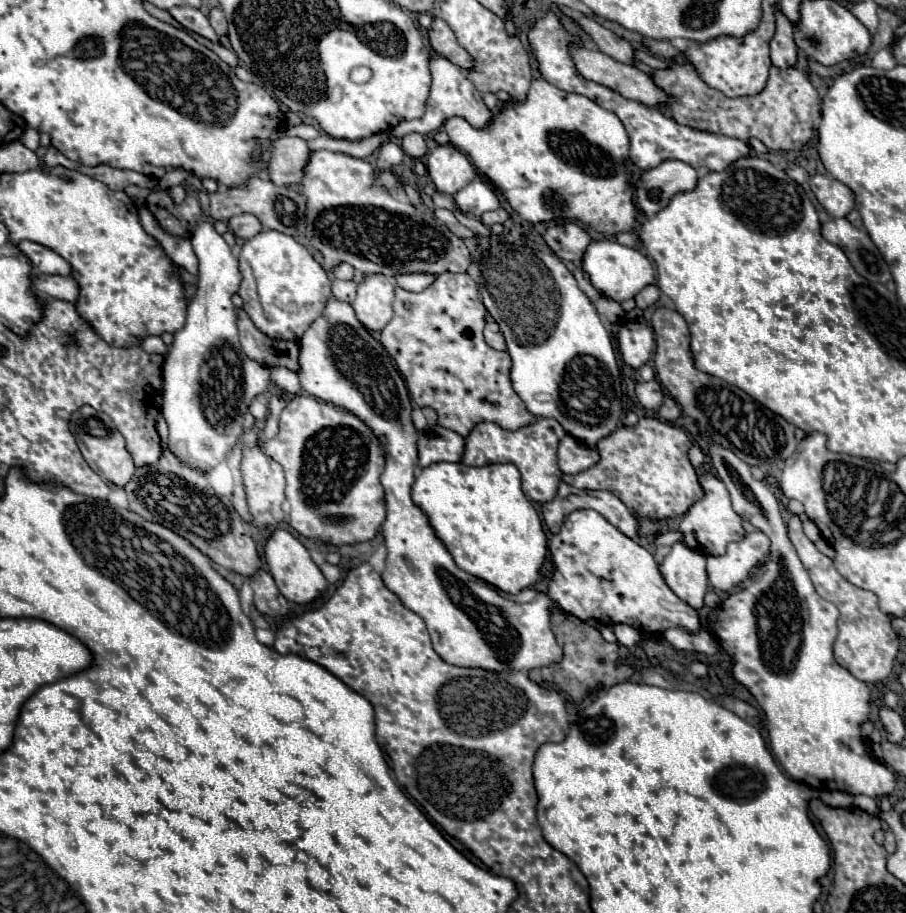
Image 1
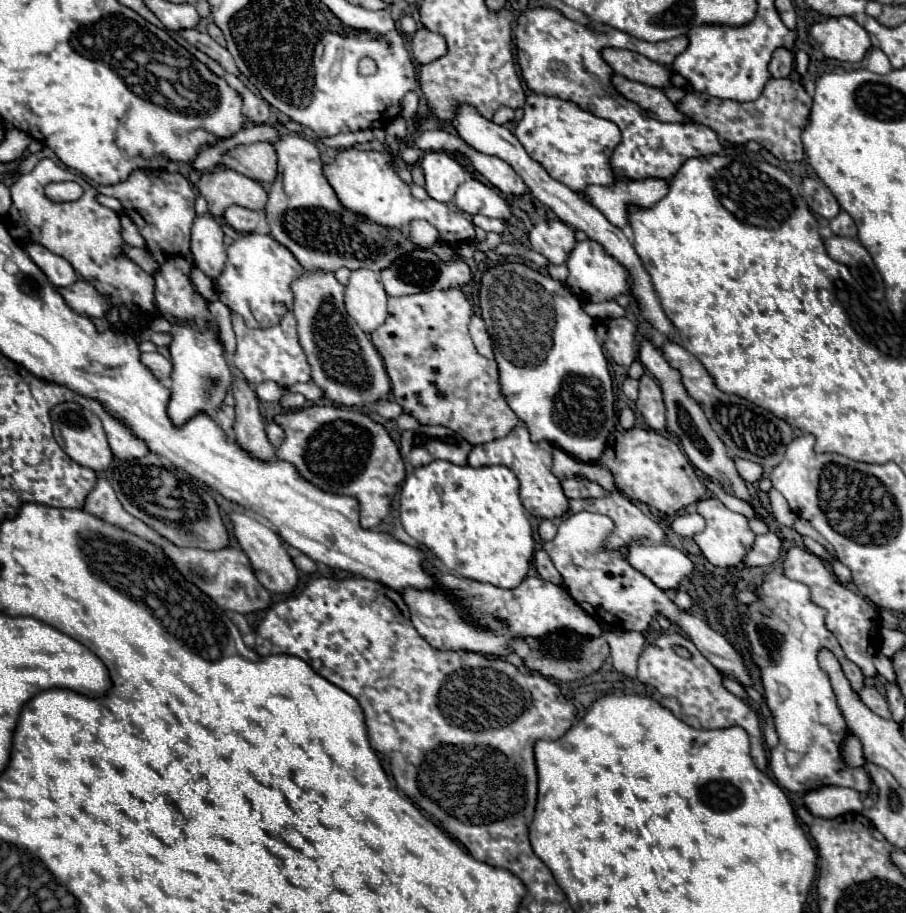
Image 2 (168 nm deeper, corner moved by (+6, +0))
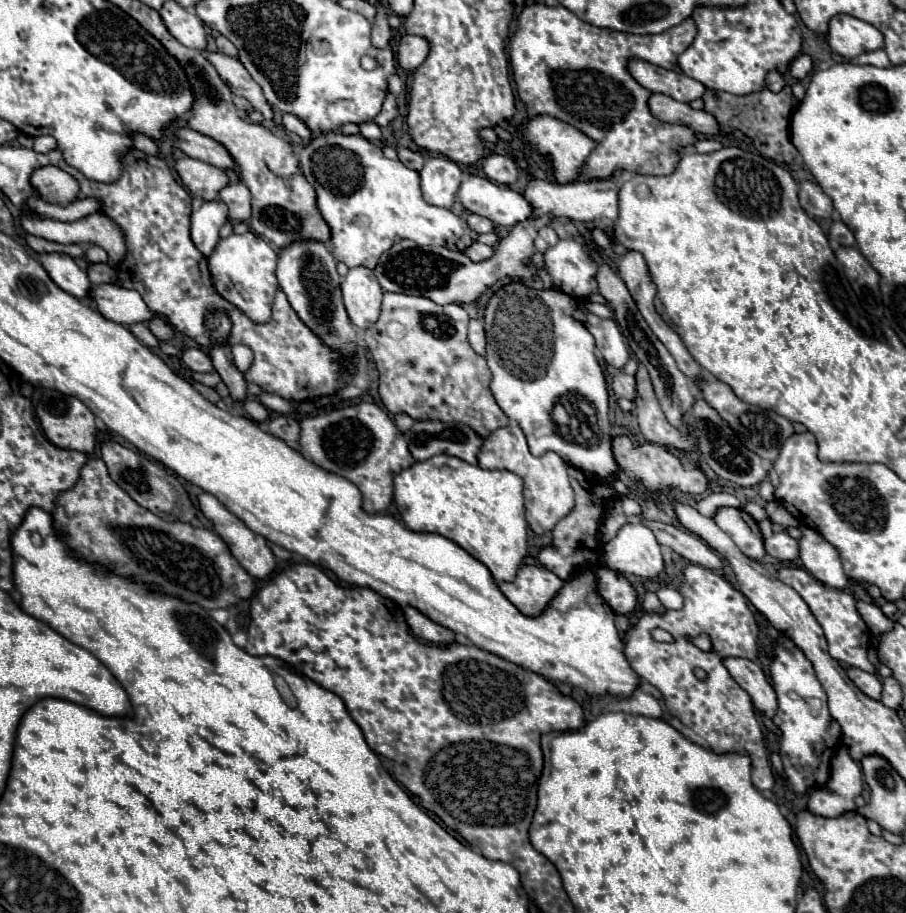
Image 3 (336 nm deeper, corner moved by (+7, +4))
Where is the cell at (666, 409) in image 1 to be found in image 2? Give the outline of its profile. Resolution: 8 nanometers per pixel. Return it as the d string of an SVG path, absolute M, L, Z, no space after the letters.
M645 373L639 379L639 399L637 399L637 409L647 421L647 425L655 431L665 431L667 427L667 417L665 417L665 403L663 403L663 391L657 385L657 381Z

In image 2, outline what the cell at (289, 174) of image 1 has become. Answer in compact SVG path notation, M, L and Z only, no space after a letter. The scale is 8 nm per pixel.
M253 143L253 145L241 145L233 151L229 151L223 161L225 167L247 175L253 181L259 183L271 183L277 179L277 151L271 143Z

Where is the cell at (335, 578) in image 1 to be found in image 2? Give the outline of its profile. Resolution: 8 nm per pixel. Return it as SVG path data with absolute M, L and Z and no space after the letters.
M304 554L294 558L293 562L295 563L297 569L304 574L310 575L316 572L316 563Z

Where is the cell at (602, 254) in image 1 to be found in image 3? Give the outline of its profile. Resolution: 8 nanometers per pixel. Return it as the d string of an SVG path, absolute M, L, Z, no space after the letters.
M560 239L544 251L544 267L552 285L570 297L588 297L596 289L596 263L574 239Z

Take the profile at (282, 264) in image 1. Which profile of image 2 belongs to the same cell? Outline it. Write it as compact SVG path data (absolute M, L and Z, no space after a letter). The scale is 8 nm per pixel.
M247 233L233 241L227 249L227 265L217 279L219 299L231 311L241 313L249 327L275 327L281 323L287 311L293 311L291 283L305 273L307 271L293 257L293 253L271 235Z

